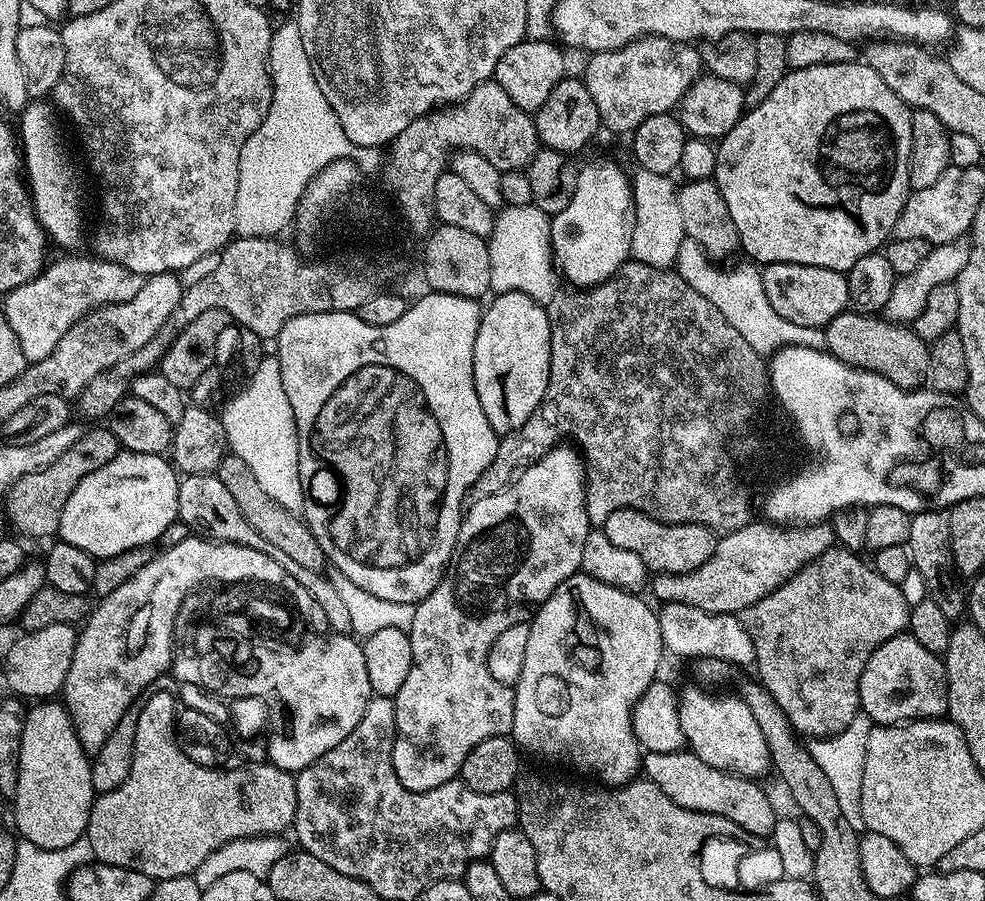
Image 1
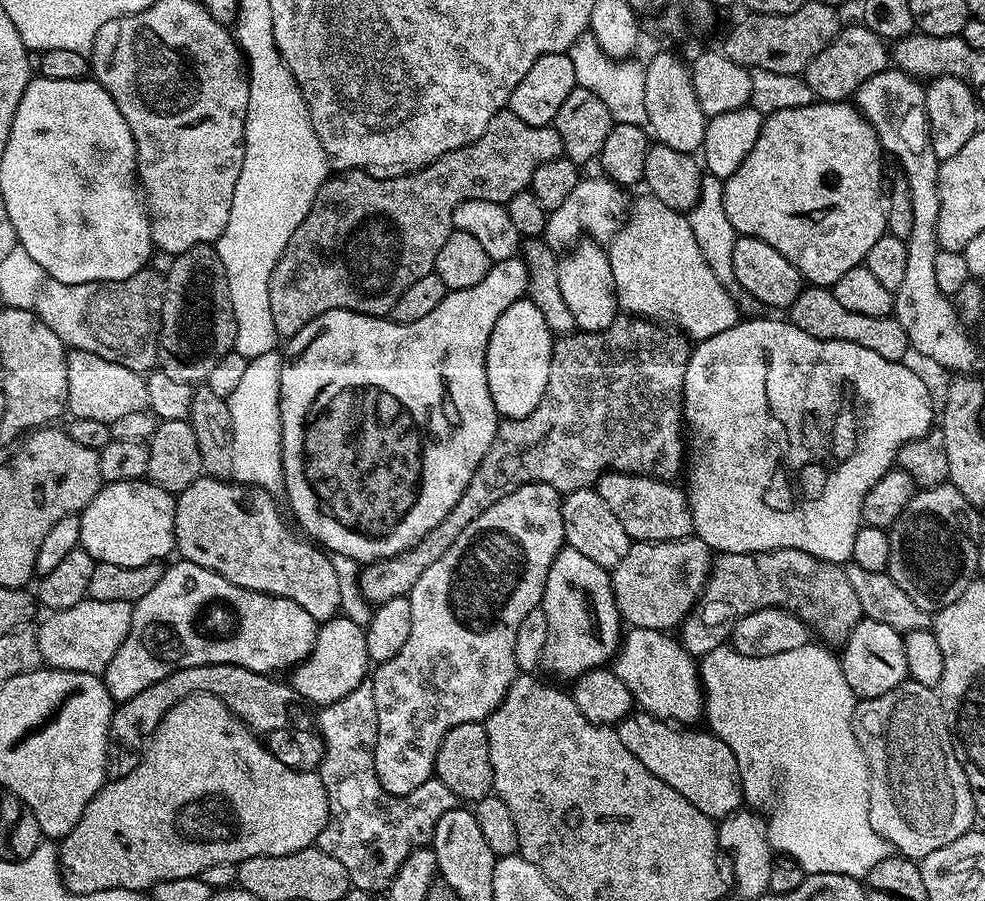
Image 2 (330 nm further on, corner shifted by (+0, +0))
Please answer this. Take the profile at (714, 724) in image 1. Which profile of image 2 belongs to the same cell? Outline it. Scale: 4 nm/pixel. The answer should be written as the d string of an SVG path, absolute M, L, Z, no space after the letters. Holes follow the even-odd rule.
M629 627L614 657L614 671L618 678L622 678L622 682L626 682L626 690L630 690L633 701L657 720L667 720L677 726L696 726L699 720L701 723L704 716L704 690L700 682L698 660L684 649L675 635Z

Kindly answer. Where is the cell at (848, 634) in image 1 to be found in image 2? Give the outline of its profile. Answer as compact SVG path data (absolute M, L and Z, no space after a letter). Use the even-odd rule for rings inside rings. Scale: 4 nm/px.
M775 548L769 552L722 552L711 561L707 585L680 625L678 639L690 655L703 658L718 646L719 640L716 639L720 636L720 624L731 626L746 614L754 614L754 610L763 608L786 608L789 612L795 612L828 646L842 646L847 642L854 626L864 616L858 597L854 595L850 581L839 564L793 548Z

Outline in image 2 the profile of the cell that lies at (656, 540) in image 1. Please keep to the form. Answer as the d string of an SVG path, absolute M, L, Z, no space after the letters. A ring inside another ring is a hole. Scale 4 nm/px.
M604 472L596 481L594 487L597 494L610 506L614 518L622 522L622 530L633 541L641 540L682 540L686 536L693 535L692 512L688 508L688 497L683 487L675 488L675 483L667 480L656 480L652 476L635 476L633 472Z

